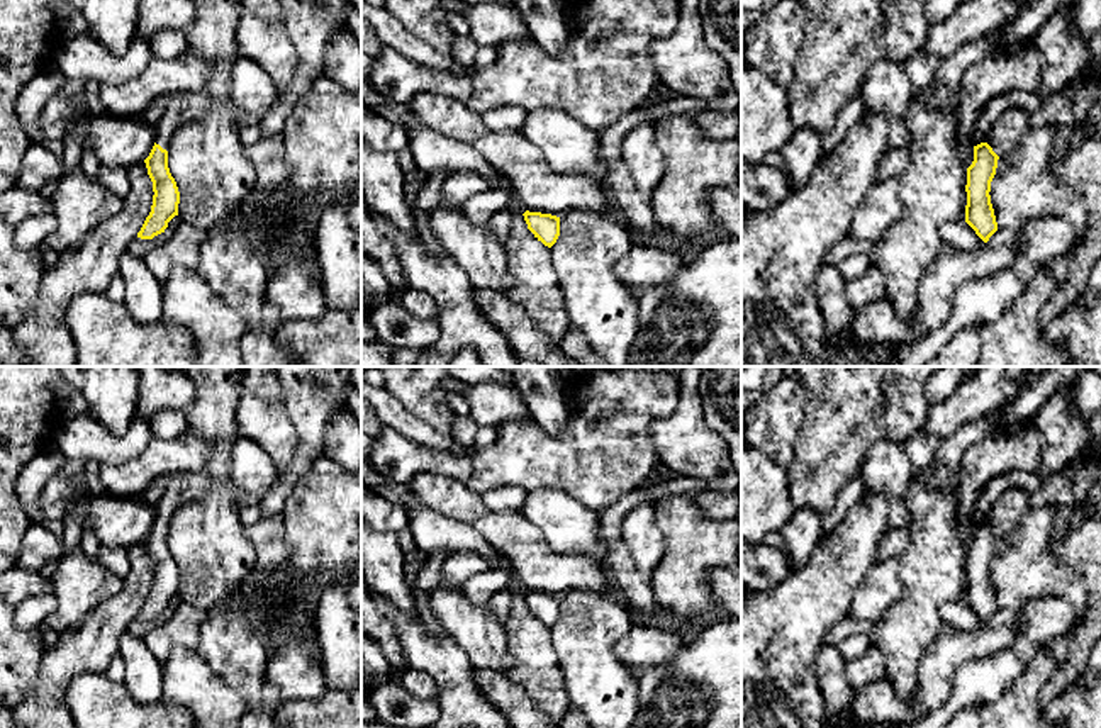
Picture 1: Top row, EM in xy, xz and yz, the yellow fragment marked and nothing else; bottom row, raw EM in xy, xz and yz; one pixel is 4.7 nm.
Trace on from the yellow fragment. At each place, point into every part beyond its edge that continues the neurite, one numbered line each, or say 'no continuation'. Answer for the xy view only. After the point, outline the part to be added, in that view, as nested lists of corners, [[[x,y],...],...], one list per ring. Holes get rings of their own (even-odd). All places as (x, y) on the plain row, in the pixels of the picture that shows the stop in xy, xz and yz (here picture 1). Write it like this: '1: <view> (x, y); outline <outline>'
1: xy (182, 487); outline [[[202,470],[166,477],[166,485],[156,507],[156,524],[168,531],[173,514],[190,501],[202,501],[214,485]]]

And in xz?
no continuation

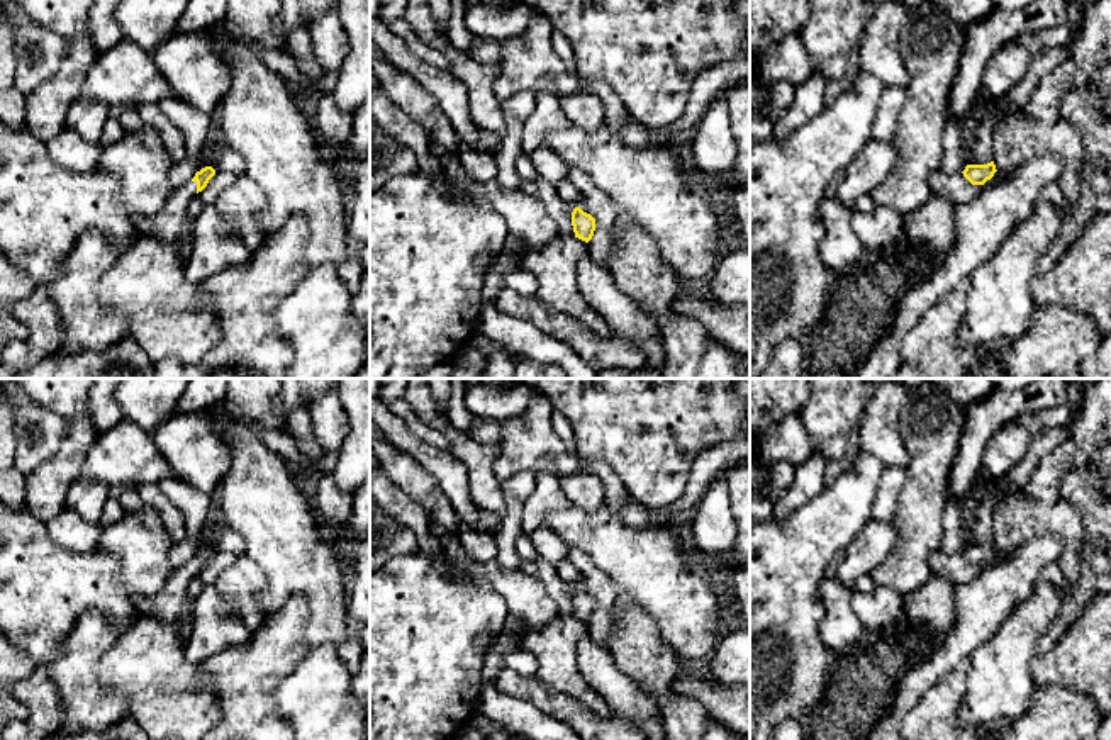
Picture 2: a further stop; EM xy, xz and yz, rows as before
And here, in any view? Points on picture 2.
1: xy (168, 605); outline [[[197,562],[171,570],[154,596],[132,601],[139,616],[156,618],[161,623],[178,623],[187,608],[187,587],[195,575]]]

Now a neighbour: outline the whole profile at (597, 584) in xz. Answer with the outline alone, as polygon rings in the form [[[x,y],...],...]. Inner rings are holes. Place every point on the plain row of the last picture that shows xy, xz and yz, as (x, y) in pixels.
[[[570,548],[567,560],[580,572],[580,589],[595,599],[595,611],[589,625],[589,635],[595,643],[611,648],[612,642],[612,603],[616,584],[600,572],[580,550]]]

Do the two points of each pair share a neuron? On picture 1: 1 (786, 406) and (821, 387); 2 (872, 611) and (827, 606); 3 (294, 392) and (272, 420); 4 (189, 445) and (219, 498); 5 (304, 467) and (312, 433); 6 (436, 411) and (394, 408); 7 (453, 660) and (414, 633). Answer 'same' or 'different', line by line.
1: different
2: different
3: different
4: different
5: same
6: different
7: same

